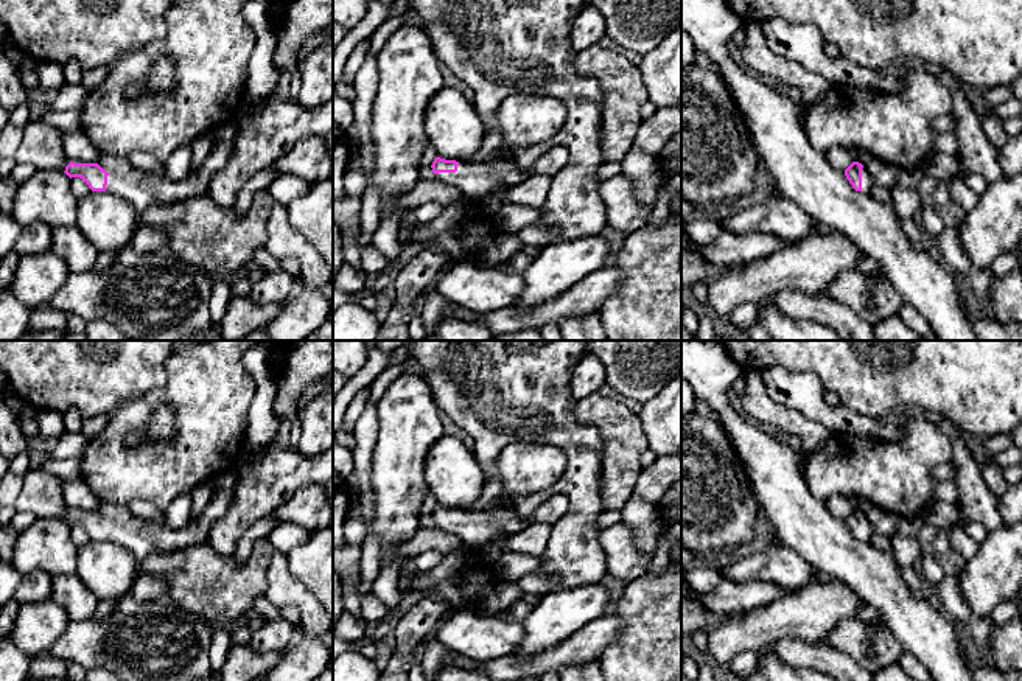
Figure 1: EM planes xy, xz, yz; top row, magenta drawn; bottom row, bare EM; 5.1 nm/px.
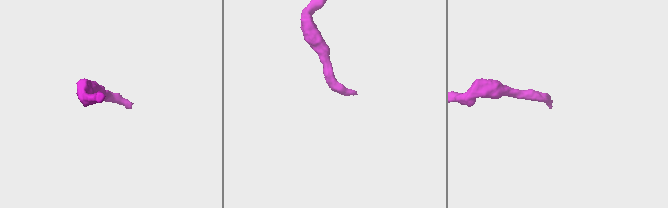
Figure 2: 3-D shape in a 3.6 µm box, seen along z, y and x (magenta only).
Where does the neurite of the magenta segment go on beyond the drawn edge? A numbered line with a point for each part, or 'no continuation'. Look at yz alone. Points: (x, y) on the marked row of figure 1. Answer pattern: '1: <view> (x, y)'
1: yz (867, 182)

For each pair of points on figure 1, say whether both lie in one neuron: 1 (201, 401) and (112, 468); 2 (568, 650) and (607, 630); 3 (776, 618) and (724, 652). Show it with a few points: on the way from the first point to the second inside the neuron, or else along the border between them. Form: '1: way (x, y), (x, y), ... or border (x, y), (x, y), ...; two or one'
1: way (198, 429), (160, 468), (140, 468); one
2: way (577, 649), (598, 635); one
3: way (764, 625), (745, 632), (736, 639); one

